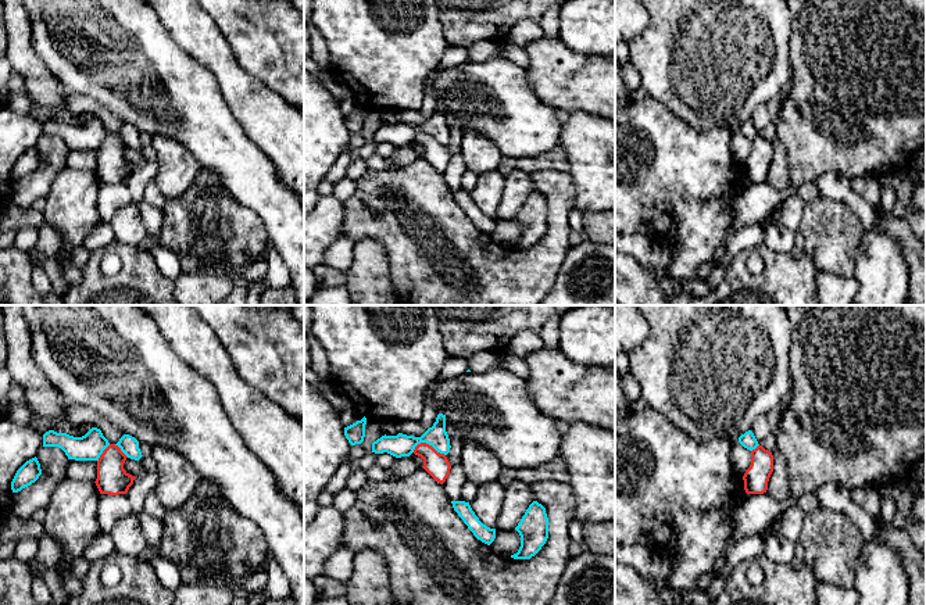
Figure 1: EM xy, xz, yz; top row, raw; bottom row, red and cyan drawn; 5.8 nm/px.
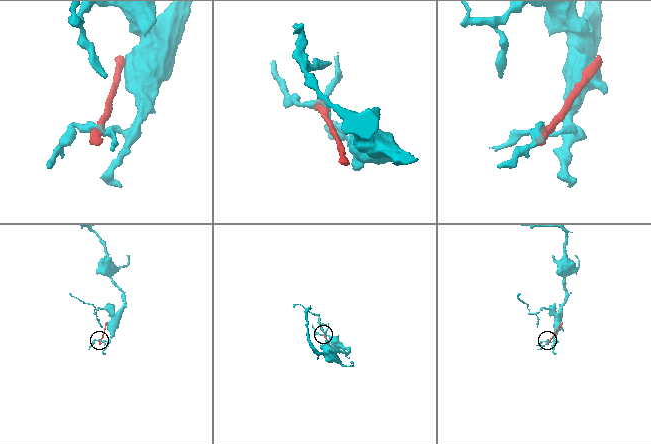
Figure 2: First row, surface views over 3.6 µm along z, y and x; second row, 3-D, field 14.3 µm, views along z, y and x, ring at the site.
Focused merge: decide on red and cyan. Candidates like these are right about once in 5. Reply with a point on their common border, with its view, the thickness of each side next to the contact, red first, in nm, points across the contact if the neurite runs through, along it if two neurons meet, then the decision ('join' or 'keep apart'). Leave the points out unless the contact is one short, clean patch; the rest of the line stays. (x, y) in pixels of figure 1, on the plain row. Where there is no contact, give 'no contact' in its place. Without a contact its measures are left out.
meets red in xz at (428, 133); 140 nm thick on the red side, 130 nm on the other; border along xz (413, 139), (421, 132), (428, 132), (444, 145); keep apart

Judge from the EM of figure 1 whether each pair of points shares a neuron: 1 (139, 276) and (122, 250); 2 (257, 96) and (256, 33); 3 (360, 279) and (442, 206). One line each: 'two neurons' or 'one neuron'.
1: one neuron
2: two neurons
3: two neurons

